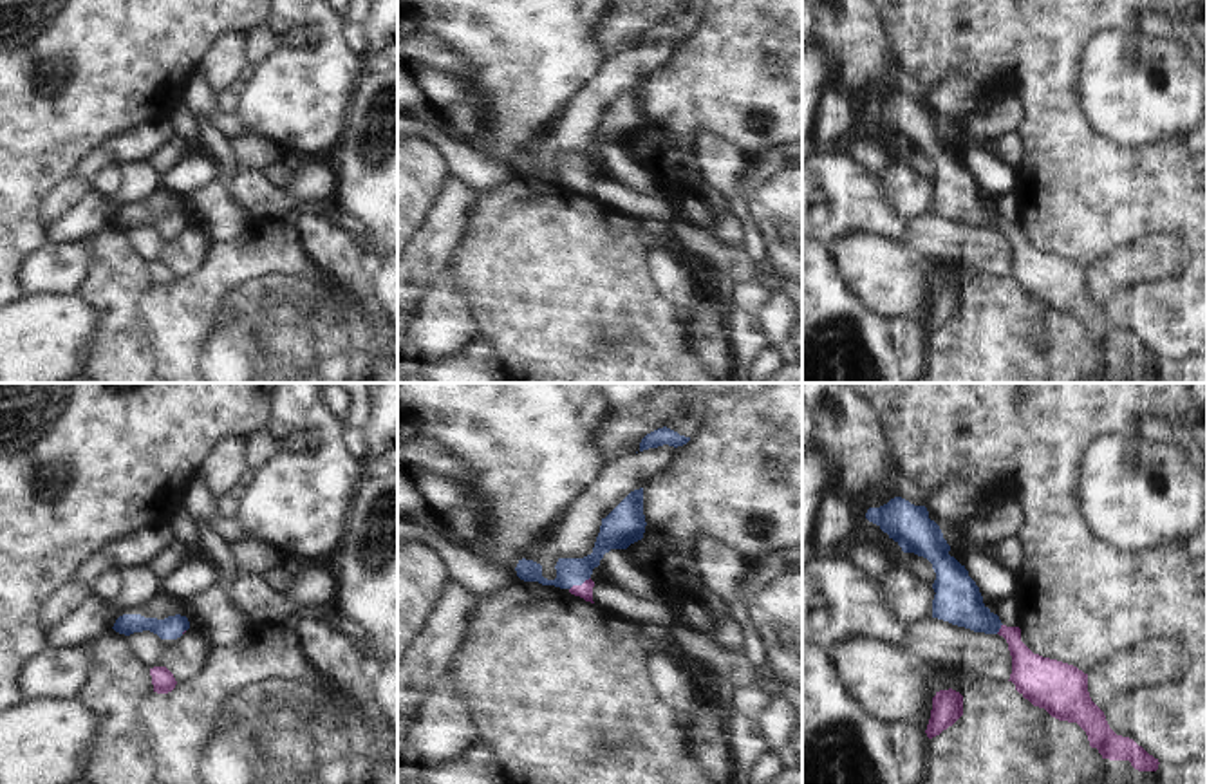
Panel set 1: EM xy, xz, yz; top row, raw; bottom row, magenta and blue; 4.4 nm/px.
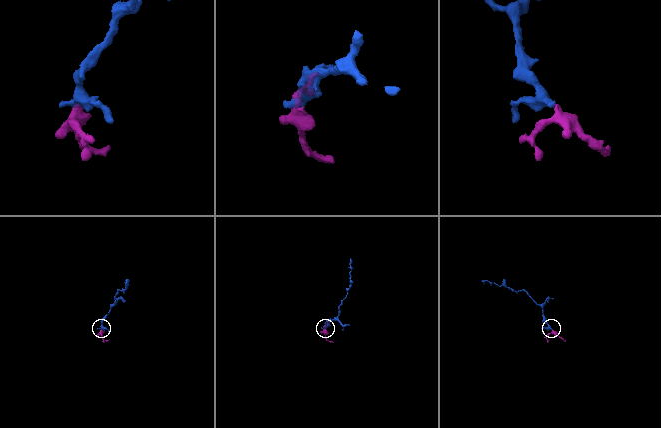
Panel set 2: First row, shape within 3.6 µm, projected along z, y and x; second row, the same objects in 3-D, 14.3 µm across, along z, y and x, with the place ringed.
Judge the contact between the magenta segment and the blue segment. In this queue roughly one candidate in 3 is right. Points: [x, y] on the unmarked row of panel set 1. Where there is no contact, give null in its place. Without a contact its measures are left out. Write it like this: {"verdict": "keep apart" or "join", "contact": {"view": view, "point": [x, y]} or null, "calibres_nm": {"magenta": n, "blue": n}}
{"verdict": "join", "contact": {"view": "xz", "point": [579, 181]}, "calibres_nm": {"magenta": 70, "blue": 130}}

